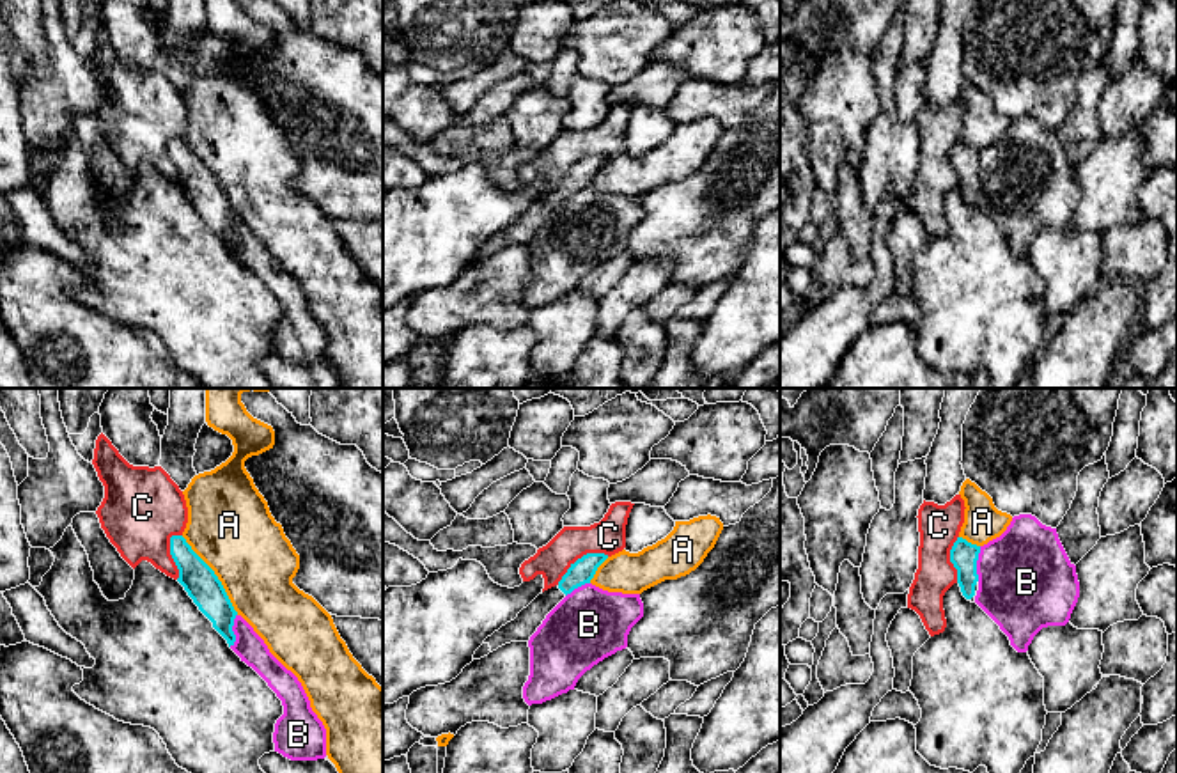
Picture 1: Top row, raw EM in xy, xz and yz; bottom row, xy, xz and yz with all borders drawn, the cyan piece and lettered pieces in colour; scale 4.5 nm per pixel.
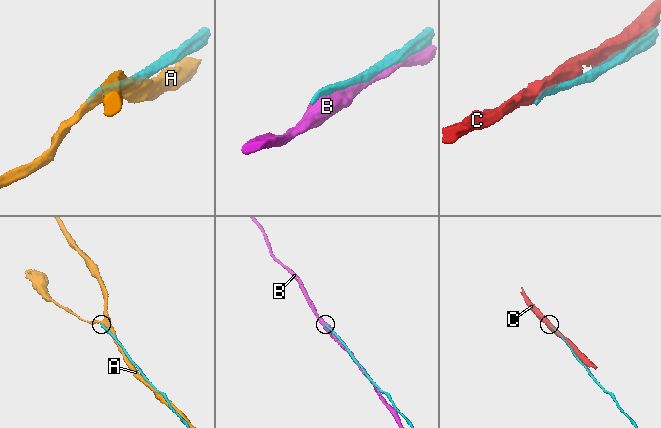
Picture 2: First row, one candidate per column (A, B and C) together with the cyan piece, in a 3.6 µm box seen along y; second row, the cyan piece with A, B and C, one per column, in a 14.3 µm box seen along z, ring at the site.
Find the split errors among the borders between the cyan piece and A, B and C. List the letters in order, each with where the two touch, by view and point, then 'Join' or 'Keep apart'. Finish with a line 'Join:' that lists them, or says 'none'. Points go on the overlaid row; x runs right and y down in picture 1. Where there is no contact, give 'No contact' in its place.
A: Touches cyan at xy (215, 575). Keep apart
B: Touches cyan at yz (975, 564). Keep apart
C: Touches cyan at xz (582, 557). Keep apart
Join: none

